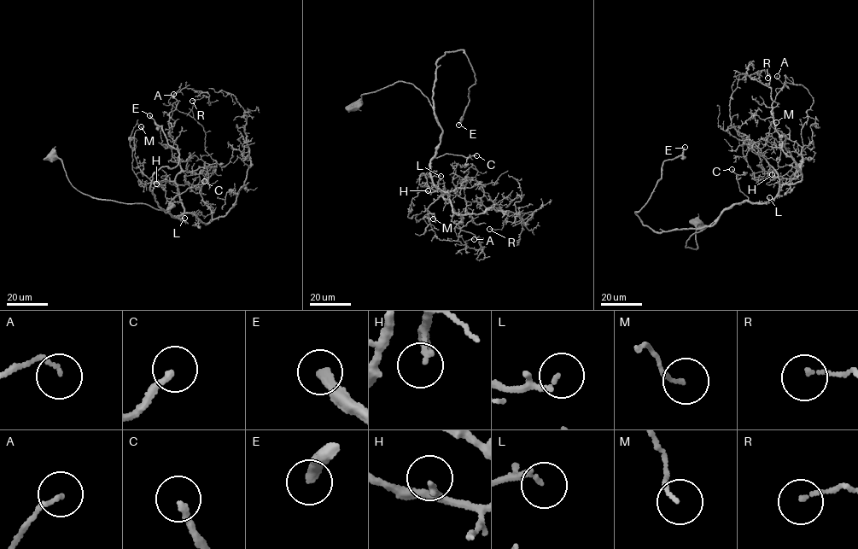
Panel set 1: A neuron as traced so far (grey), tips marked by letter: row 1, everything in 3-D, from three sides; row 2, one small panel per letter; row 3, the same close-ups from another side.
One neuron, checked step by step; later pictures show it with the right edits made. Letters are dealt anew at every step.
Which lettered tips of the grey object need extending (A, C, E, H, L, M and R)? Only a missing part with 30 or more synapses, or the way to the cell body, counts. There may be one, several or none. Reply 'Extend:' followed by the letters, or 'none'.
Extend: C, E

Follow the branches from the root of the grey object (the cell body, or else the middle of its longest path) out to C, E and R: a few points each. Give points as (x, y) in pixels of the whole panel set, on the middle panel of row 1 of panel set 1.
C: (355, 105), (361, 102), (362, 94), (399, 81), (411, 83), (427, 98), (441, 129), (436, 158), (476, 155)
E: (355, 105), (362, 94), (403, 81), (433, 108), (436, 59), (461, 49), (475, 81), (458, 125)
R: (355, 105), (399, 81), (420, 90), (442, 131), (432, 182), (482, 184), (510, 212), (489, 229)

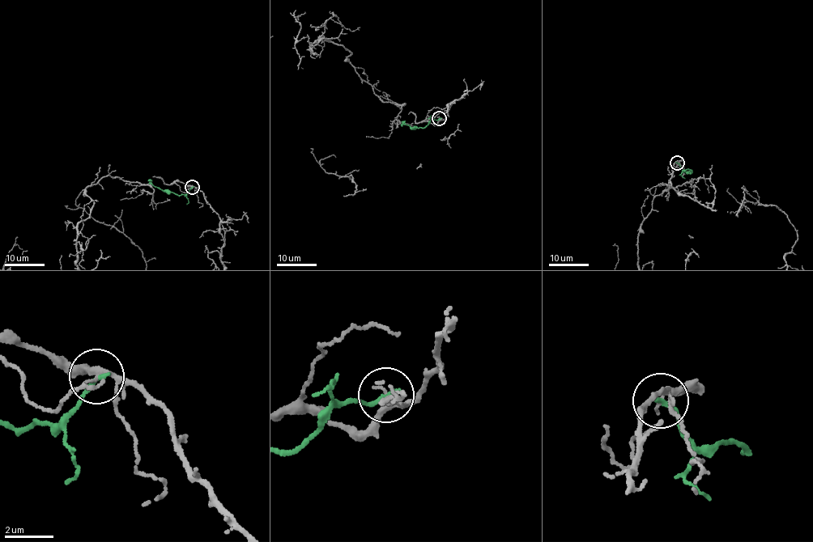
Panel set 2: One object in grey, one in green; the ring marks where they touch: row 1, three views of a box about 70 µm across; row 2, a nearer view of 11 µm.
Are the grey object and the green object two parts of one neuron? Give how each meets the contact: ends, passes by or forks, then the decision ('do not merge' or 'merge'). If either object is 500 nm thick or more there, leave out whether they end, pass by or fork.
grey passes by; green ends; do not merge

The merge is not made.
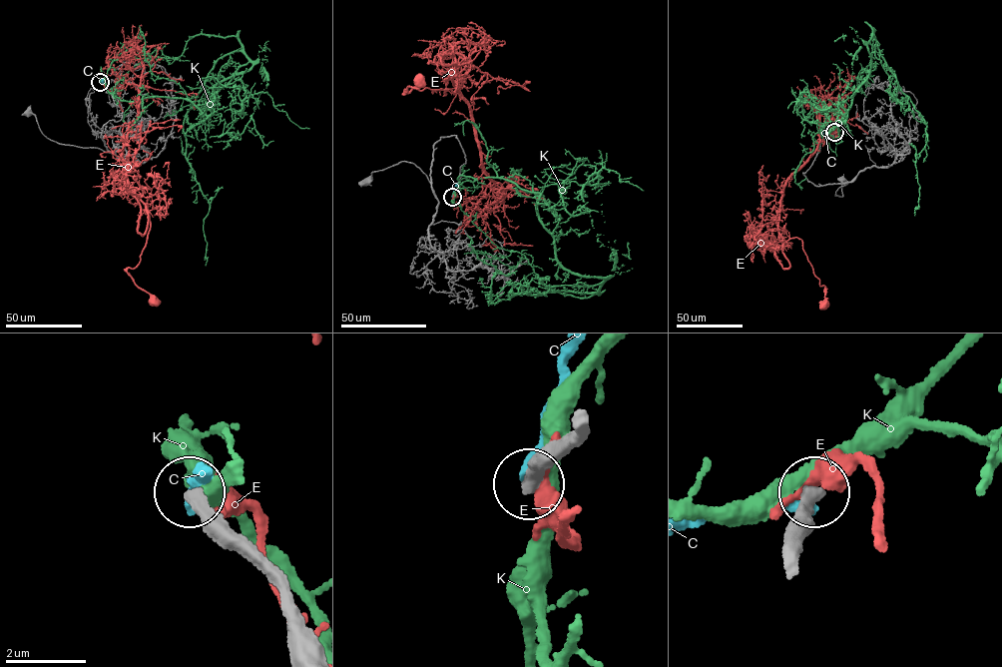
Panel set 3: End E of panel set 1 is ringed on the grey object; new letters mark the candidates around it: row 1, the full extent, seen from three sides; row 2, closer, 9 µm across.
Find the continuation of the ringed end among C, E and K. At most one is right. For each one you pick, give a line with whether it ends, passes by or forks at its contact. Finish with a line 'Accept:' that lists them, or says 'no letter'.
Accept: no letter

